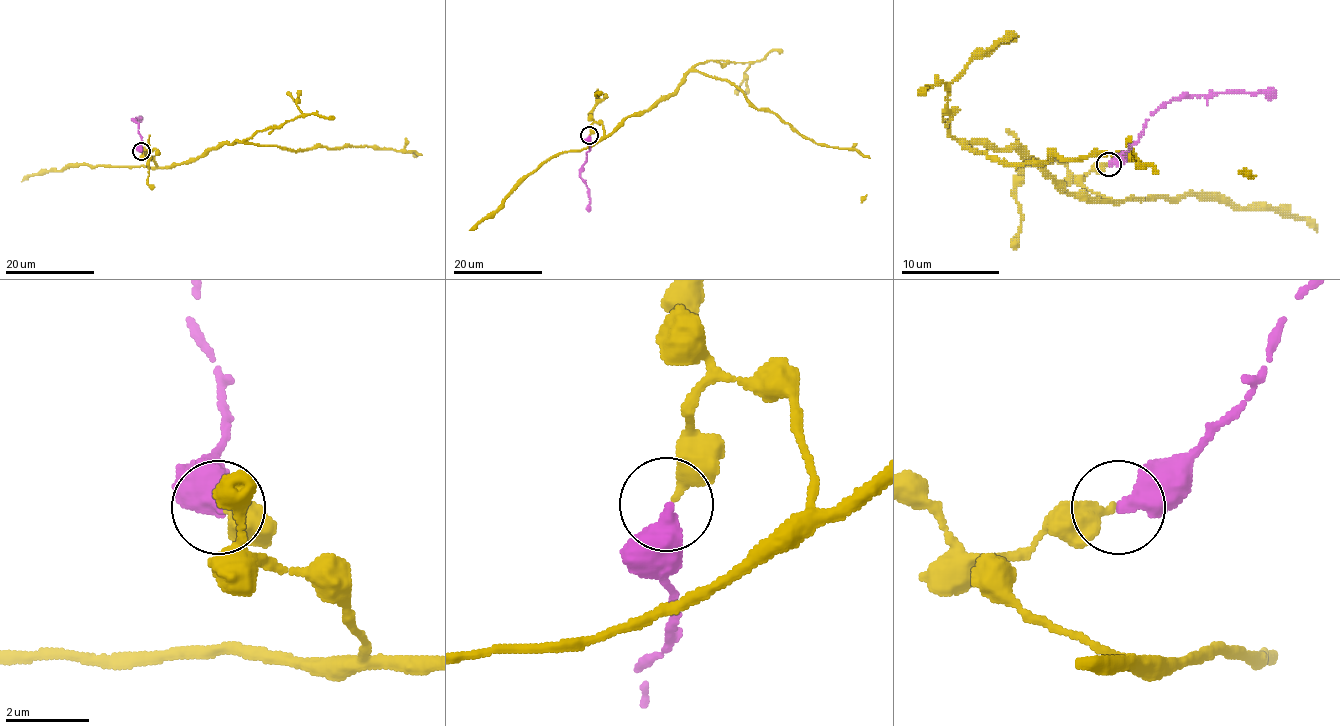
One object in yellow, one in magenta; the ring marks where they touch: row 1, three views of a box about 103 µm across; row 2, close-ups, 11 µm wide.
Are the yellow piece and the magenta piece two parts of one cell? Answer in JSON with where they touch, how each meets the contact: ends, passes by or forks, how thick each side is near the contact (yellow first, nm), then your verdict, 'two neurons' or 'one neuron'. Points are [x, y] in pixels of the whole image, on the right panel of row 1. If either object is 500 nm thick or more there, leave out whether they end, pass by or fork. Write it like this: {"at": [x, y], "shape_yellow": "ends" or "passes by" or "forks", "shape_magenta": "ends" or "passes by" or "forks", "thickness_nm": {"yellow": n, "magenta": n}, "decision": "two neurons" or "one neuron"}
{"at": [1108, 164], "shape_yellow": "ends", "shape_magenta": "ends", "thickness_nm": {"yellow": 360, "magenta": 480}, "decision": "one neuron"}

